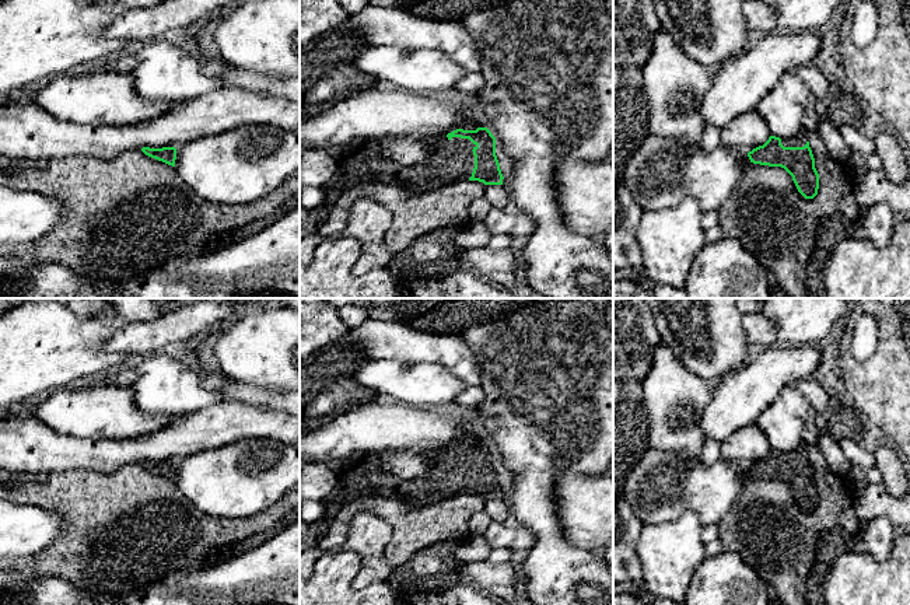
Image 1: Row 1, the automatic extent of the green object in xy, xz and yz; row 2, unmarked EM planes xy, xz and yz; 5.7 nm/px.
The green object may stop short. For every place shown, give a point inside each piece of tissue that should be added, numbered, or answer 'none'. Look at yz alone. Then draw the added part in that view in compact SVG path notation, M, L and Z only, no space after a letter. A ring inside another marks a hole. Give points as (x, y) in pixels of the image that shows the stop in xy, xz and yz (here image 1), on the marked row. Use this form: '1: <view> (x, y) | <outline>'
1: yz (800, 140) | M801 129L797 136L790 139L781 139L784 147L804 147L808 141L808 132Z

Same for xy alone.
none

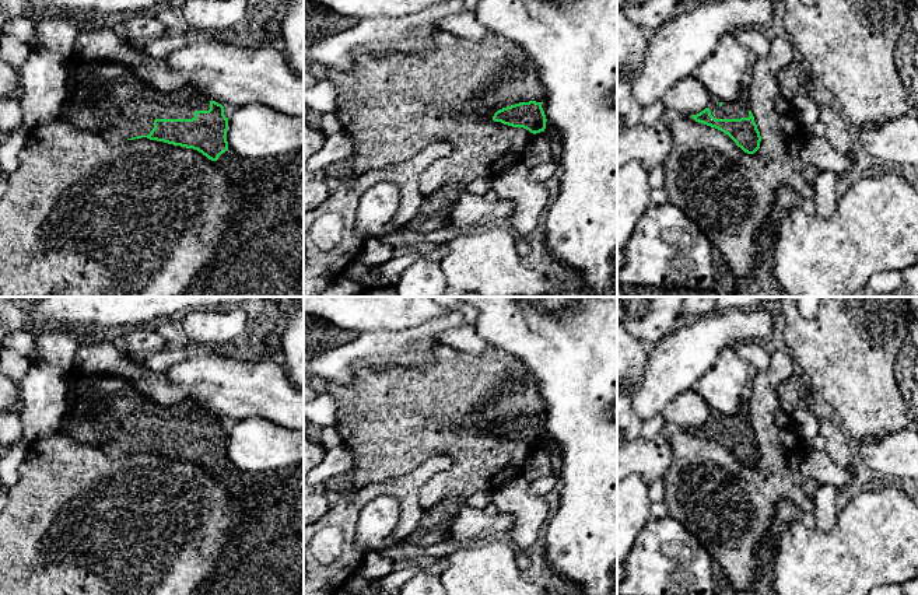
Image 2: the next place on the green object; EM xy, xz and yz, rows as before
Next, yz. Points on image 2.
1: yz (738, 108) | M742 85L737 97L730 102L723 102L715 97L711 97L707 108L715 119L749 118L749 87Z

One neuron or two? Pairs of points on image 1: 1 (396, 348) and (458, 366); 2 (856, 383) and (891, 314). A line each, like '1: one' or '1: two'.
1: one
2: one

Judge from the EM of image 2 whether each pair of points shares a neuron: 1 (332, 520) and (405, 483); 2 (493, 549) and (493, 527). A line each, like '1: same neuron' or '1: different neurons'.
1: same neuron
2: different neurons

